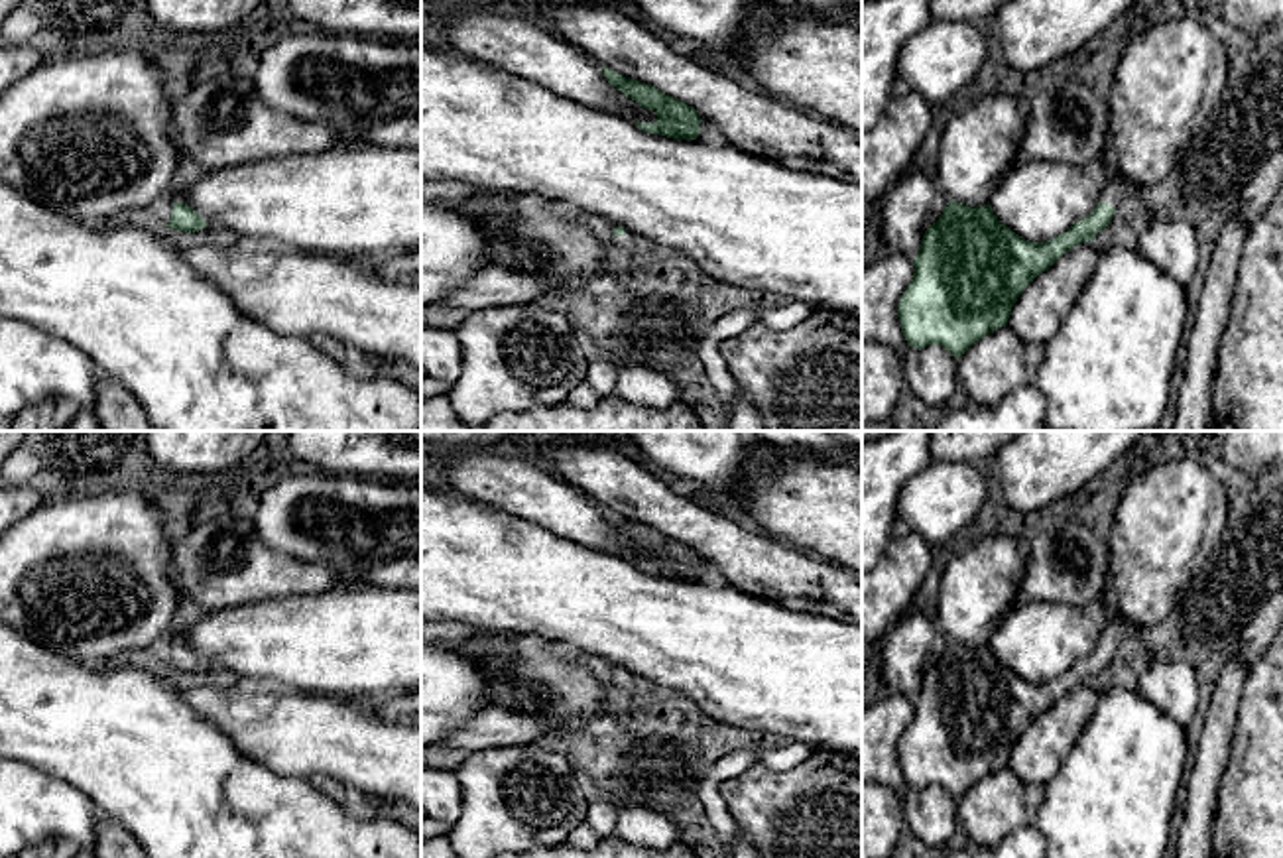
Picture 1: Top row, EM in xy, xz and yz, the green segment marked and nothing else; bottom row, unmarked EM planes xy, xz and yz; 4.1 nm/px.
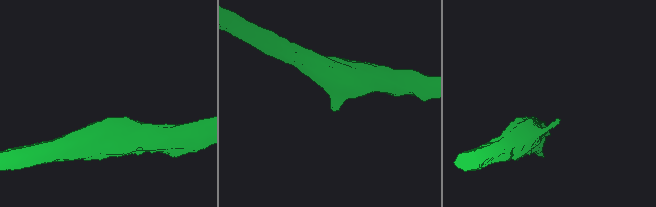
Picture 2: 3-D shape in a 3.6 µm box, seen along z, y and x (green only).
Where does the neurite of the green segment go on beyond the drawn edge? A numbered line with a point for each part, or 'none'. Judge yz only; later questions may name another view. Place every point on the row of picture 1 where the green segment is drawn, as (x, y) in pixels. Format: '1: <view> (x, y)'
1: yz (1114, 187)

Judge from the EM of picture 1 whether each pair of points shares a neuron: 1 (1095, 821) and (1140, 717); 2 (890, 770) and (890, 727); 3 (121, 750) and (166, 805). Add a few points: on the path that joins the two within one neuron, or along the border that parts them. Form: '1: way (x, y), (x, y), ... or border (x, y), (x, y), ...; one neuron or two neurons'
1: way (1114, 796), (1124, 772), (1126, 742); one neuron
2: way (888, 760), (888, 736); one neuron
3: way (134, 764), (162, 792); one neuron

